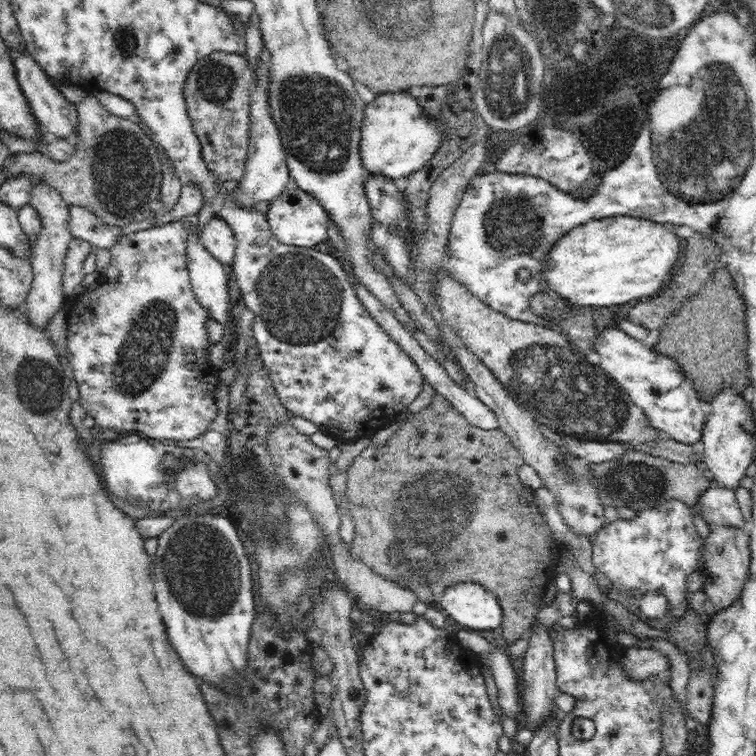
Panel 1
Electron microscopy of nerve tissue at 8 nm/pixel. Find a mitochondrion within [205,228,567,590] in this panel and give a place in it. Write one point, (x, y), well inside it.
(434, 512)

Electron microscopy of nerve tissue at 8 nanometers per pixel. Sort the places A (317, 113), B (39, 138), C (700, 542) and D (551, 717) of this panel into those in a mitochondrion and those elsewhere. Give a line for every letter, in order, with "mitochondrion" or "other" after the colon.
A: mitochondrion
B: other
C: other
D: other

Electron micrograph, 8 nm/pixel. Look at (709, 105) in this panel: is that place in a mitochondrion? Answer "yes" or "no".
yes

